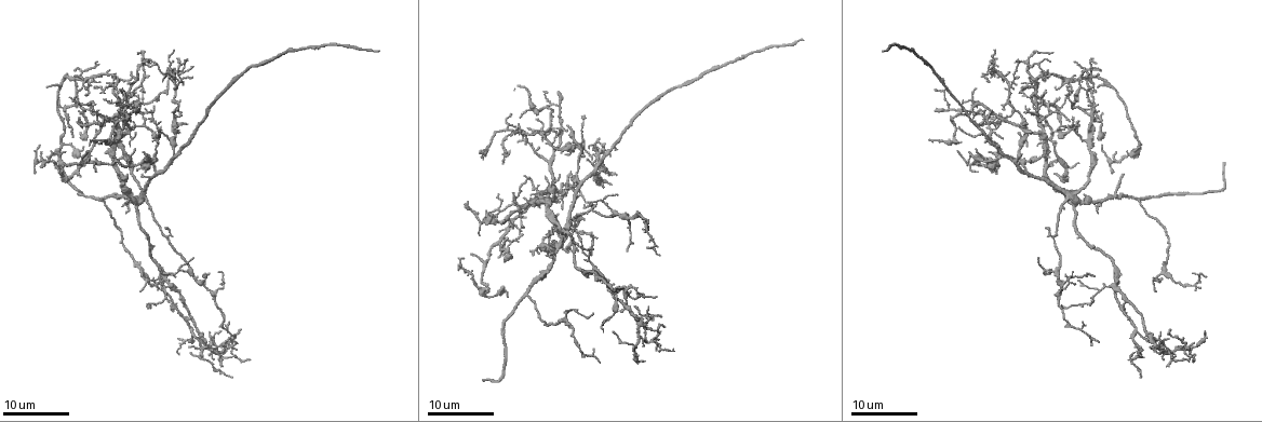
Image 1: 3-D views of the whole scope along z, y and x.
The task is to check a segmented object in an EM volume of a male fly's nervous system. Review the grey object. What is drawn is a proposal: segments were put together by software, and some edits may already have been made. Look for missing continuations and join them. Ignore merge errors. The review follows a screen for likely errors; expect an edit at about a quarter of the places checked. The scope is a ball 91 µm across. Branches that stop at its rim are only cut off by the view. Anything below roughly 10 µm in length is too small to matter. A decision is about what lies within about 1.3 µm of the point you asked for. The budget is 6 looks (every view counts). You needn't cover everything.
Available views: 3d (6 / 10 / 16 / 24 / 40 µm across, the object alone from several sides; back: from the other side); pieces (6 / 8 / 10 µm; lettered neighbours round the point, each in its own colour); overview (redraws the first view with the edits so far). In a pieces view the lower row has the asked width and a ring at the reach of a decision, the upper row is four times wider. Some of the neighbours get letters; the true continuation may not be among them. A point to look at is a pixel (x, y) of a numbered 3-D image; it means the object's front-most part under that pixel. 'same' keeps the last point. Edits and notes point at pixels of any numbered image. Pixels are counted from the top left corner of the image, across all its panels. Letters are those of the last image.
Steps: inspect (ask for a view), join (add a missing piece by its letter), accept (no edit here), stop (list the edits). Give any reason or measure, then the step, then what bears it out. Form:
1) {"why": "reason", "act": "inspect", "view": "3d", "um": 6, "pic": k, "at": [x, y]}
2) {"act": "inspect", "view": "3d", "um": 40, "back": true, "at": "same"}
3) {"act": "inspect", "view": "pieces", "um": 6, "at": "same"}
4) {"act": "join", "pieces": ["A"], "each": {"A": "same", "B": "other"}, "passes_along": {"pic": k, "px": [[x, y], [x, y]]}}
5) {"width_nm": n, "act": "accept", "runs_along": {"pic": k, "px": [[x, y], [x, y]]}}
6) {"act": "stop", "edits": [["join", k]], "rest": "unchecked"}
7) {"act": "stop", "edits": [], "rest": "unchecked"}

{"why": "thin end", "act": "inspect", "view": "3d", "um": 16, "pic": 1, "at": [1076, 60]}

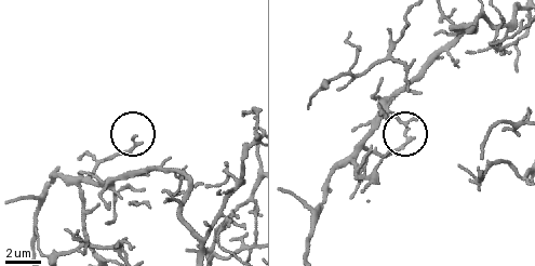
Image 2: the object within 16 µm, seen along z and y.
{"why": "see the neighbours", "act": "inspect", "view": "pieces", "um": 6, "pic": 2, "at": [133, 137]}

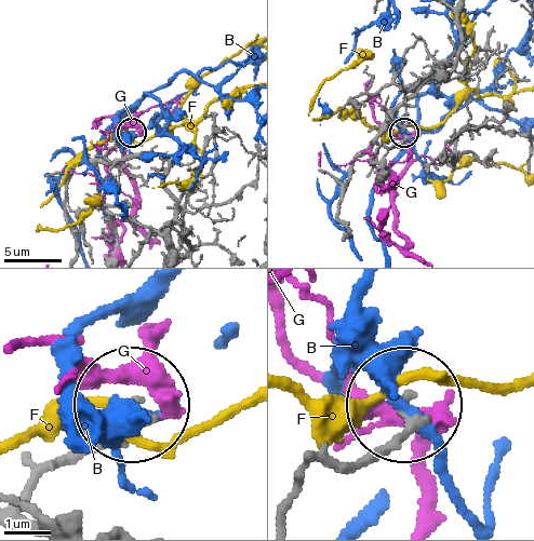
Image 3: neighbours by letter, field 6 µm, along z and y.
{"act": "accept", "each": {"B": "other", "F": "other", "G": "other"}, "runs_along": {"pic": 3, "px": [[333, 459], [390, 440], [402, 408]]}, "found": "none of them fits"}

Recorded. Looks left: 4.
{"why": "branch stops here", "act": "inspect", "view": "3d", "um": 16, "pic": 1, "at": [1123, 174]}

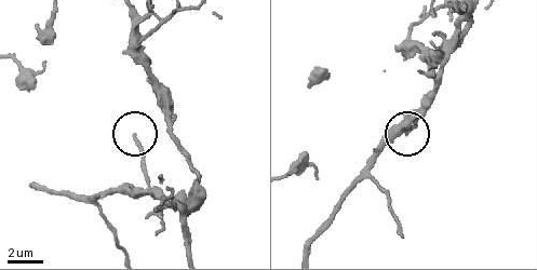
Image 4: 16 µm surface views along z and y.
{"why": "what lies round it", "act": "inspect", "view": "pieces", "um": 6, "pic": 4, "at": [405, 133]}

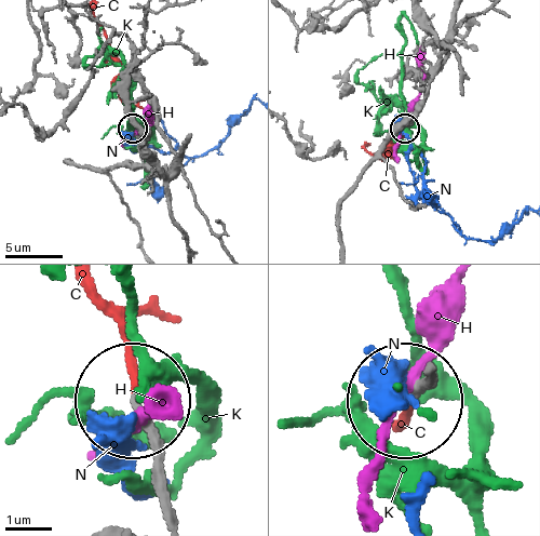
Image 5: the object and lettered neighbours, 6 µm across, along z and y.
{"act": "join", "pieces": ["C"], "each": {"C": "same", "H": "other", "K": "other", "N": "other"}, "found": "it goes on there"}

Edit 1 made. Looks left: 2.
{"act": "stop", "edits": [["join", 5]], "rest": "unchecked"}

